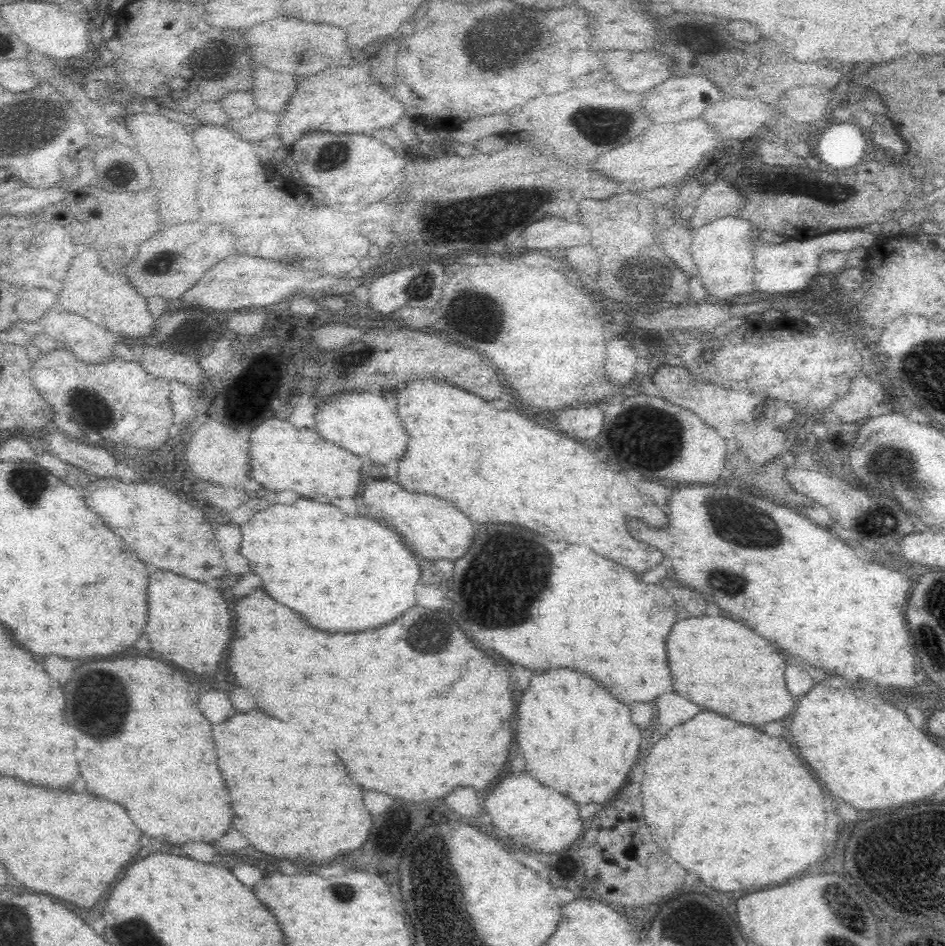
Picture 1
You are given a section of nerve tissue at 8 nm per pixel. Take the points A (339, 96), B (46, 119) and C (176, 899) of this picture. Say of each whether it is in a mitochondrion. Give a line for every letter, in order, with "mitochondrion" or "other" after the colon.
A: other
B: mitochondrion
C: other

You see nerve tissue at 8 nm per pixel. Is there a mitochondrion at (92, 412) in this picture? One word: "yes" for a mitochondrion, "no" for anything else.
yes

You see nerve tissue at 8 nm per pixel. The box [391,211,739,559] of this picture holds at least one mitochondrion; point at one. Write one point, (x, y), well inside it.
(657, 438)

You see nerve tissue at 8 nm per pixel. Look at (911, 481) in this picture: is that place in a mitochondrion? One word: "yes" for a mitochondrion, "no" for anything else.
yes

